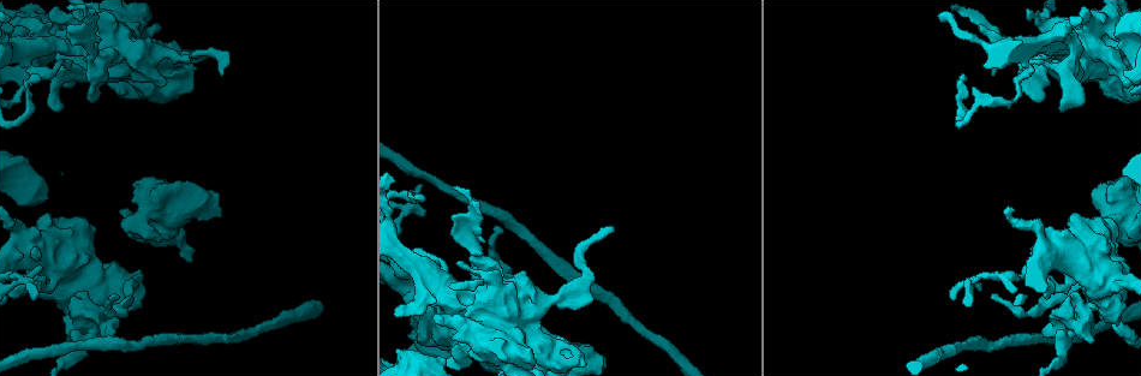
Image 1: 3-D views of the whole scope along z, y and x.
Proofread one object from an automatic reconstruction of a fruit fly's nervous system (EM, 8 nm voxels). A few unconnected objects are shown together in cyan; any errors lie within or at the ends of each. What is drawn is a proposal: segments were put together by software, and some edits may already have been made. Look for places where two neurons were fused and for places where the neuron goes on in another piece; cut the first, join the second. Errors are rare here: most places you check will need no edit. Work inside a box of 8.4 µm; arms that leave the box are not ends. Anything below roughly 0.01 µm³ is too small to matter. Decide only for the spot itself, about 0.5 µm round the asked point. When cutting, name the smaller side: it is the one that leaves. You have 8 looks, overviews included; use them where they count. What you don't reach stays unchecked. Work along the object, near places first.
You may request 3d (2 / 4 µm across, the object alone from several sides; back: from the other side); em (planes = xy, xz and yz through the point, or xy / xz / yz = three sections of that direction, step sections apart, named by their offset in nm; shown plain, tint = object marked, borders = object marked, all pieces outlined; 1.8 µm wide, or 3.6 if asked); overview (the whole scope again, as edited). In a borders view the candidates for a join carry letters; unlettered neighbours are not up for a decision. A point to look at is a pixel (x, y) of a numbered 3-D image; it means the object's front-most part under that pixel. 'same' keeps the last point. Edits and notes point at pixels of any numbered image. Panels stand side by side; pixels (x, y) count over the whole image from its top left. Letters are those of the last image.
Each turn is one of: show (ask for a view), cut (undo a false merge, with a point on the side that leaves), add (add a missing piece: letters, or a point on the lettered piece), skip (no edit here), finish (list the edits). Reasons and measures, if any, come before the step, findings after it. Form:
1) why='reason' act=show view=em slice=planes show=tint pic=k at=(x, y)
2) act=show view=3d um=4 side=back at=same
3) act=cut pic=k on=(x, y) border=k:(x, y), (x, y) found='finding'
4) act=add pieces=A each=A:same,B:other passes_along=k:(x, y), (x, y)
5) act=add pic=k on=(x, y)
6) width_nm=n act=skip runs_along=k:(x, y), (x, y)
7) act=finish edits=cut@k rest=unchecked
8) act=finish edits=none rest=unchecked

act=show view=em um=3.6 slice=planes show=tint pic=1 at=(104, 62)

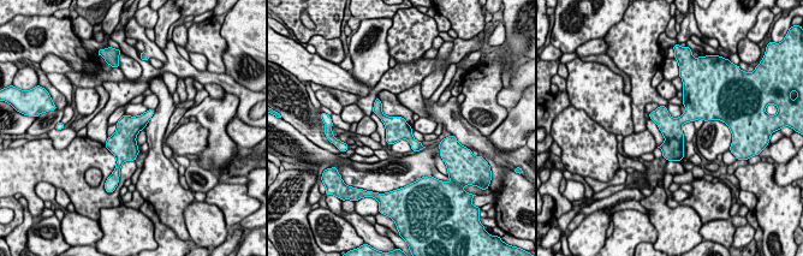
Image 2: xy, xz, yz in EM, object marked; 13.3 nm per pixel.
why='what lies round it' act=show view=em um=3.6 slice=planes show=borders at=same

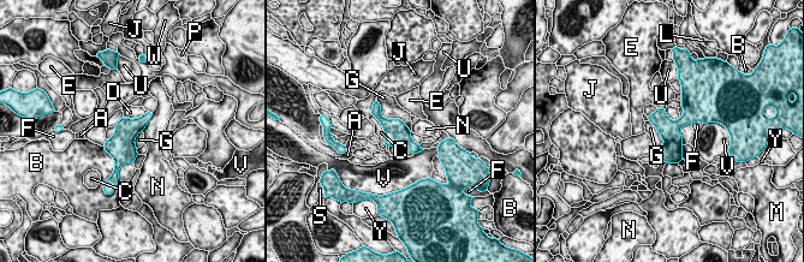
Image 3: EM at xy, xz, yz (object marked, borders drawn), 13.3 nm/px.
act=skip each=A:other,B:other,C:other,D:other,E:other,F:other,G:other,J:other,L:other,M:other,N:other,P:other,S:other,U:other,V:other,W:other,Y:other runs_along=3:(691, 105), (672, 131), (670, 160) found='continuous, no second neuron'

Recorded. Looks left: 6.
why='free end' act=show view=em slice=planes show=borders pic=1 at=(446, 360)

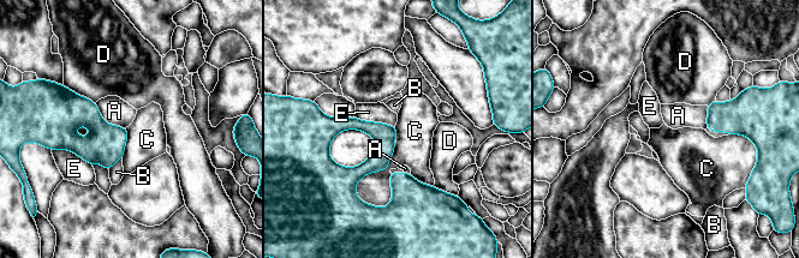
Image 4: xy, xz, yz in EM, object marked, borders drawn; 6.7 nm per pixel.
longest_contact=C:460nm act=skip each=A:other,B:other,C:other,D:other,E:other found='none of them fits'

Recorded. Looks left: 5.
why='abrupt turn' act=show view=em slice=planes show=tint pic=1 at=(1114, 84)

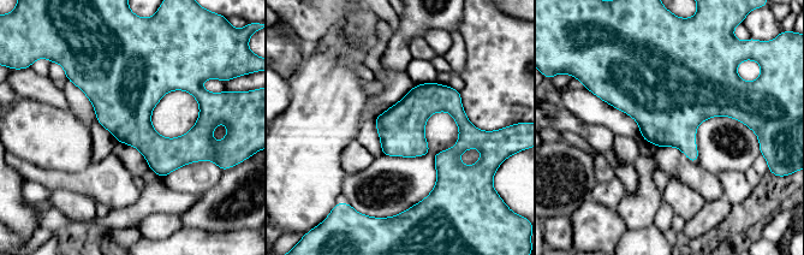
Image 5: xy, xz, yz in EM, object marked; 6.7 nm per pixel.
why='what lies round it' act=show view=em slice=planes show=borders at=same

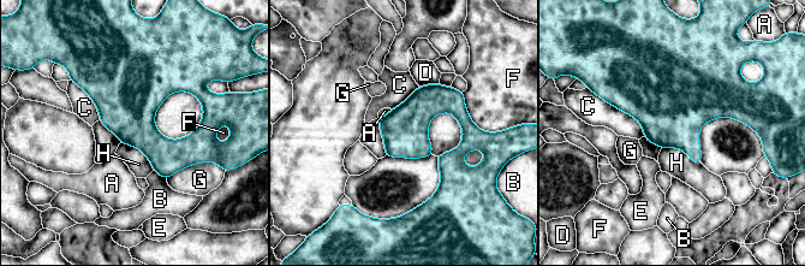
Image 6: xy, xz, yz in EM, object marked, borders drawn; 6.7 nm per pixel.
width_nm=300 longest_contact=C:420nm act=skip each=A:other,B:other,C:other,D:other,E:other,F:other,G:other,H:other found='all the same neuron'

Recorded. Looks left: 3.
why='sharp bend' act=show view=em slice=planes show=plain pic=1 at=(407, 208)

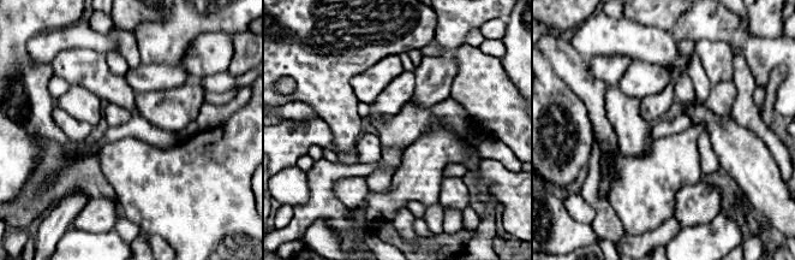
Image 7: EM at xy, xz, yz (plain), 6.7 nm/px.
act=show view=em slice=planes show=borders at=same

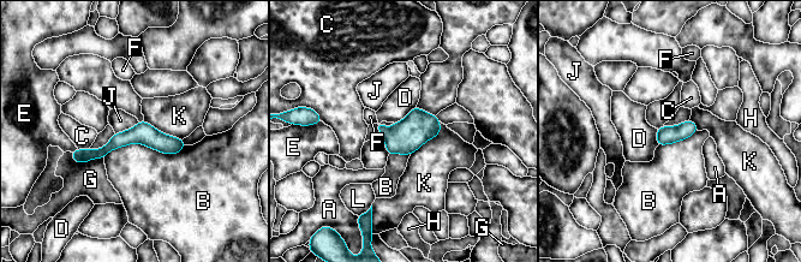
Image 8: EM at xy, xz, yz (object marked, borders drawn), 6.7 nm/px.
act=skip each=A:other,B:other,C:other,D:other,E:other,F:other,G:other,H:other,J:other,K:other,L:other border=8:(688, 119), (676, 125), (664, 126) found='one neuron here'

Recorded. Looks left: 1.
act=finish edits=none rest=unchecked

